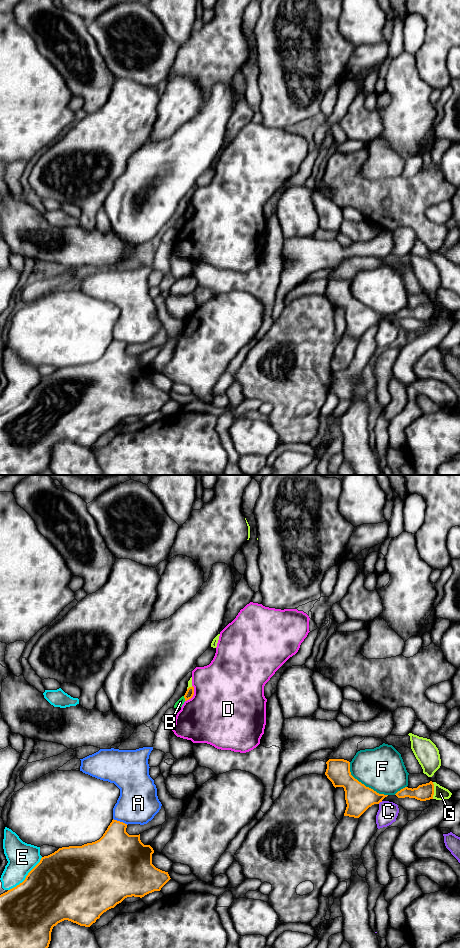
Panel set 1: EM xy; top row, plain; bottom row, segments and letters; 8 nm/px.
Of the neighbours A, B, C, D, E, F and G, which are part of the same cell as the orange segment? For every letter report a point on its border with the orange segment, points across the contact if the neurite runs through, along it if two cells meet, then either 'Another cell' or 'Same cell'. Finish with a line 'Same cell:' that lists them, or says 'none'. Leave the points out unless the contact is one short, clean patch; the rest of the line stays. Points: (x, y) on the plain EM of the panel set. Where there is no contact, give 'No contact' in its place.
A: Touches orange at xy (119, 341). Another cell
B: Touches orange at xy (184, 217). Boundary: xy (183, 216), (185, 220). Another cell
C: Touches orange at xy (380, 321). Boundary: xy (382, 321), (378, 323). Another cell
D: Touches orange at xy (193, 214). Another cell
E: Touches orange at xy (26, 396). Another cell
F: Touches orange at xy (363, 304). Another cell
G: Touches orange at xy (433, 310). Boundary: xy (432, 302), (433, 318). Another cell
Same cell: none

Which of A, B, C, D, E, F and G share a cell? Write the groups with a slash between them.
A / B / C / D / E / F / G

